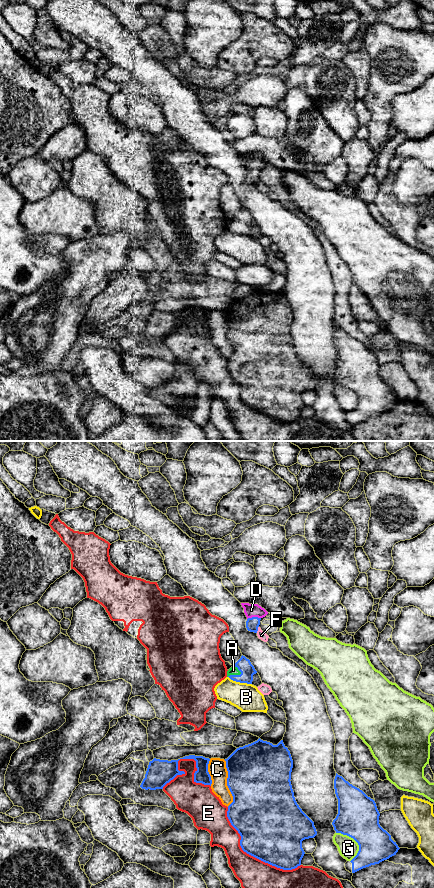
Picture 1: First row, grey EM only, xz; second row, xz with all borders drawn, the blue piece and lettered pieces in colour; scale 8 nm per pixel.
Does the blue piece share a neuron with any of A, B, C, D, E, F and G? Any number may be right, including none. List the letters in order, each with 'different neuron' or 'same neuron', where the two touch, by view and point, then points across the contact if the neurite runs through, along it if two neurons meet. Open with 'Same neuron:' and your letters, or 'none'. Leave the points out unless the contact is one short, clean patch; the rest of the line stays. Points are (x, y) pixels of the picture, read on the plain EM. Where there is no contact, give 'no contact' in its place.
Same neuron: A, D
A: same neuron; contact xz (234, 227); way xz (247, 222), (234, 227), (233, 222)
B: different neuron; contact xz (240, 234)
C: different neuron; contact xz (227, 335)
D: same neuron; contact xz (253, 169); way xz (252, 176), (253, 169), (251, 162)
E: different neuron; contact xz (250, 406)
F: different neuron; contact xz (257, 181)
G: different neuron; contact xz (356, 393)

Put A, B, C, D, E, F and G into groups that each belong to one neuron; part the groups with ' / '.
A D / B / C / E / F / G

